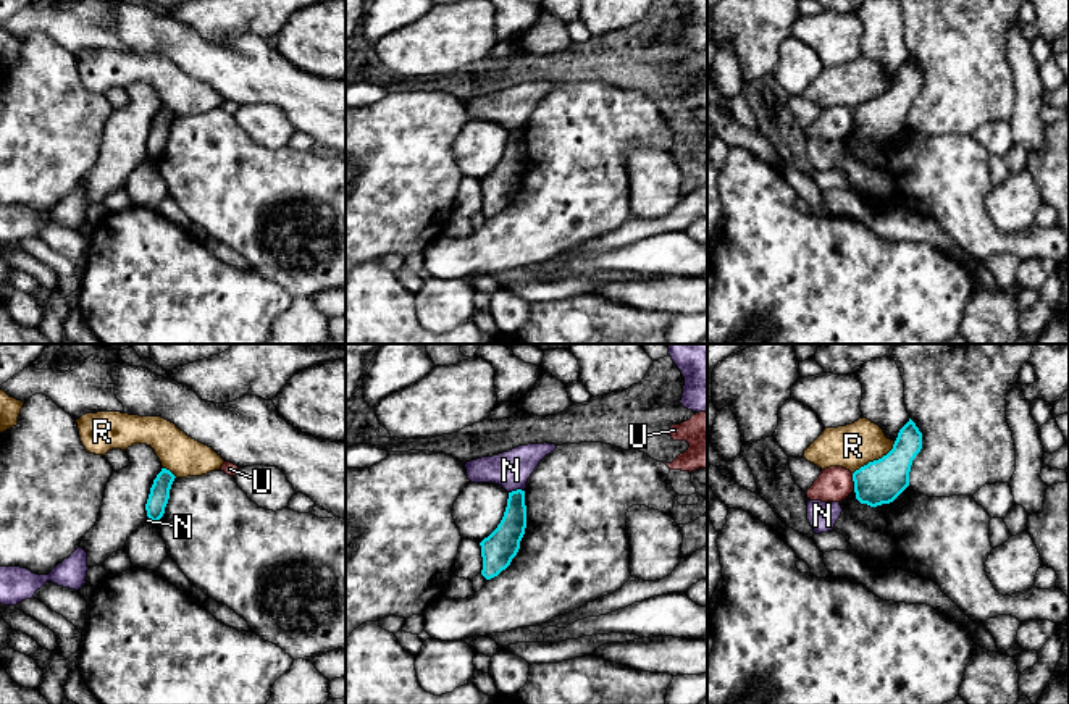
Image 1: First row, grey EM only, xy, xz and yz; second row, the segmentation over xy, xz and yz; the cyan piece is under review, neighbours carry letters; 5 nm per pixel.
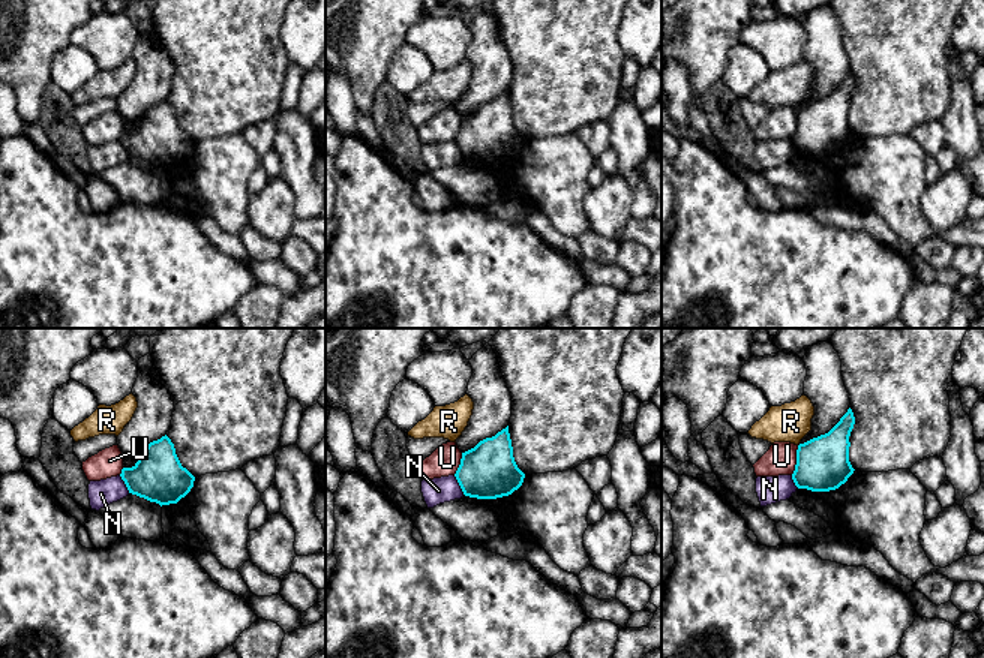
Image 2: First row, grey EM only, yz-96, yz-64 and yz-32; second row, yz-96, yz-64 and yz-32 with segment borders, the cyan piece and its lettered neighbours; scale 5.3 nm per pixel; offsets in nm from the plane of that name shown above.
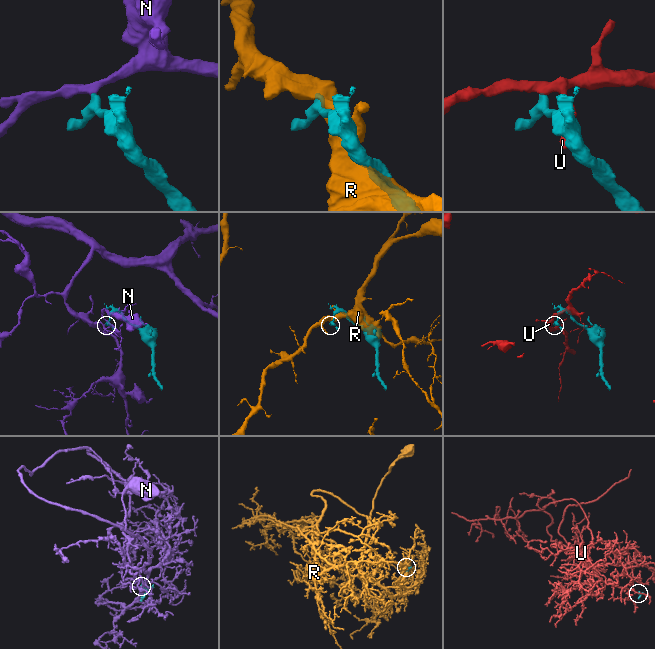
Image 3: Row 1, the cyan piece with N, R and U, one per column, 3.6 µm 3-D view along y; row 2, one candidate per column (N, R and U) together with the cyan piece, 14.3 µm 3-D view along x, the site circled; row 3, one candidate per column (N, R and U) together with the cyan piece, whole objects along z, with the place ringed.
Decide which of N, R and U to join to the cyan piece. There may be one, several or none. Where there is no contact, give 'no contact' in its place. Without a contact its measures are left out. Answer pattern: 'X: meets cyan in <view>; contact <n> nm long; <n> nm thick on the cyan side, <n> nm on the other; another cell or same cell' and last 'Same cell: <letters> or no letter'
N: meets cyan in xz; contact 80 nm long; 150 nm thick on the cyan side, 190 nm on the other; another cell
R: meets cyan in yz; contact 280 nm long; 220 nm thick on the cyan side, 220 nm on the other; another cell
U: meets cyan in yz; contact 90 nm long; 220 nm thick on the cyan side, 180 nm on the other; another cell
Same cell: no letter

